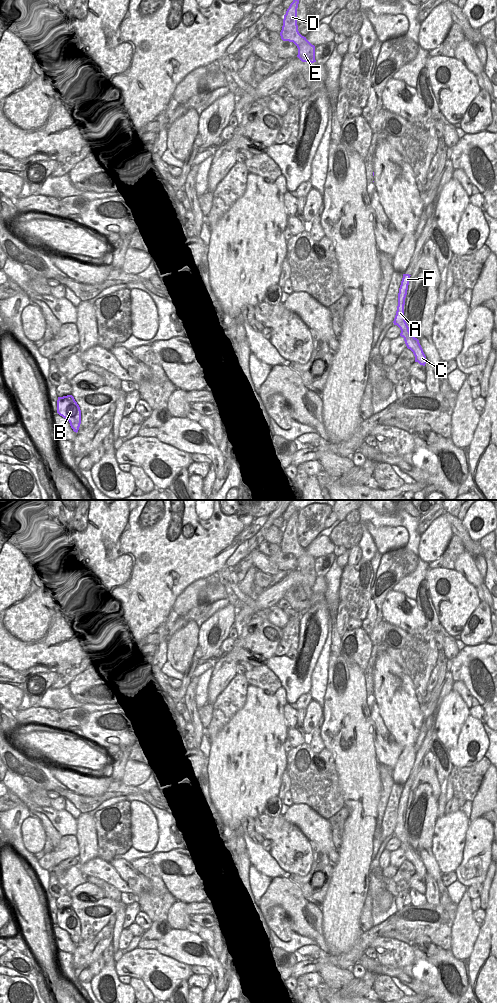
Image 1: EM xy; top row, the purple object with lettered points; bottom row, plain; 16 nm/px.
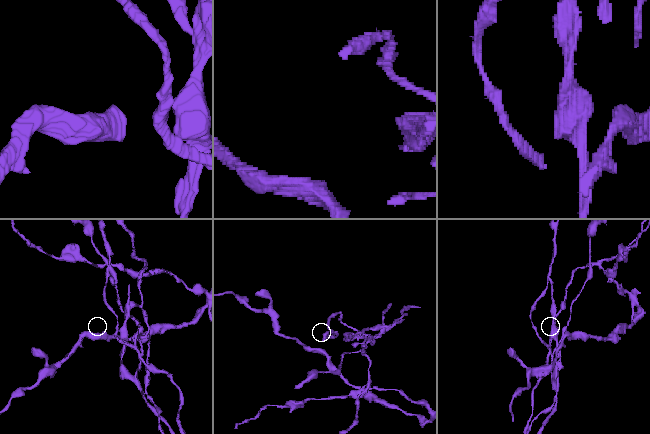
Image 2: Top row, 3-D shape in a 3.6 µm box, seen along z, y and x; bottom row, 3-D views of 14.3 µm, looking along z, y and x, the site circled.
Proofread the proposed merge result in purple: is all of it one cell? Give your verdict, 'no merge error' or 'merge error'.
merge error

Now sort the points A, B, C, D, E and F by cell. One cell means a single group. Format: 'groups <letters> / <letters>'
groups A B F / C D E

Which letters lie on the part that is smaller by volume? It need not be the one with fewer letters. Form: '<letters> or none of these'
C, D, E

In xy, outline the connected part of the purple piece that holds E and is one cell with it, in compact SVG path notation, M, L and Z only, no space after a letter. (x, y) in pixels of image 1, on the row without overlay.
M294 511L286 523L283 531L283 538L280 544L283 553L293 554L298 560L297 569L302 574L314 575L315 558L312 557L306 549L302 548L298 543L297 537L297 520L299 511Z

